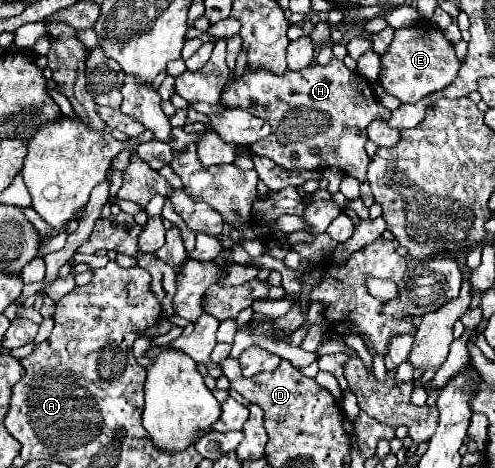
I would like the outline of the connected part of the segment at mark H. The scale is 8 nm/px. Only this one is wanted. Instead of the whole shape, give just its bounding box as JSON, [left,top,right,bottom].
[221,59,391,207]

